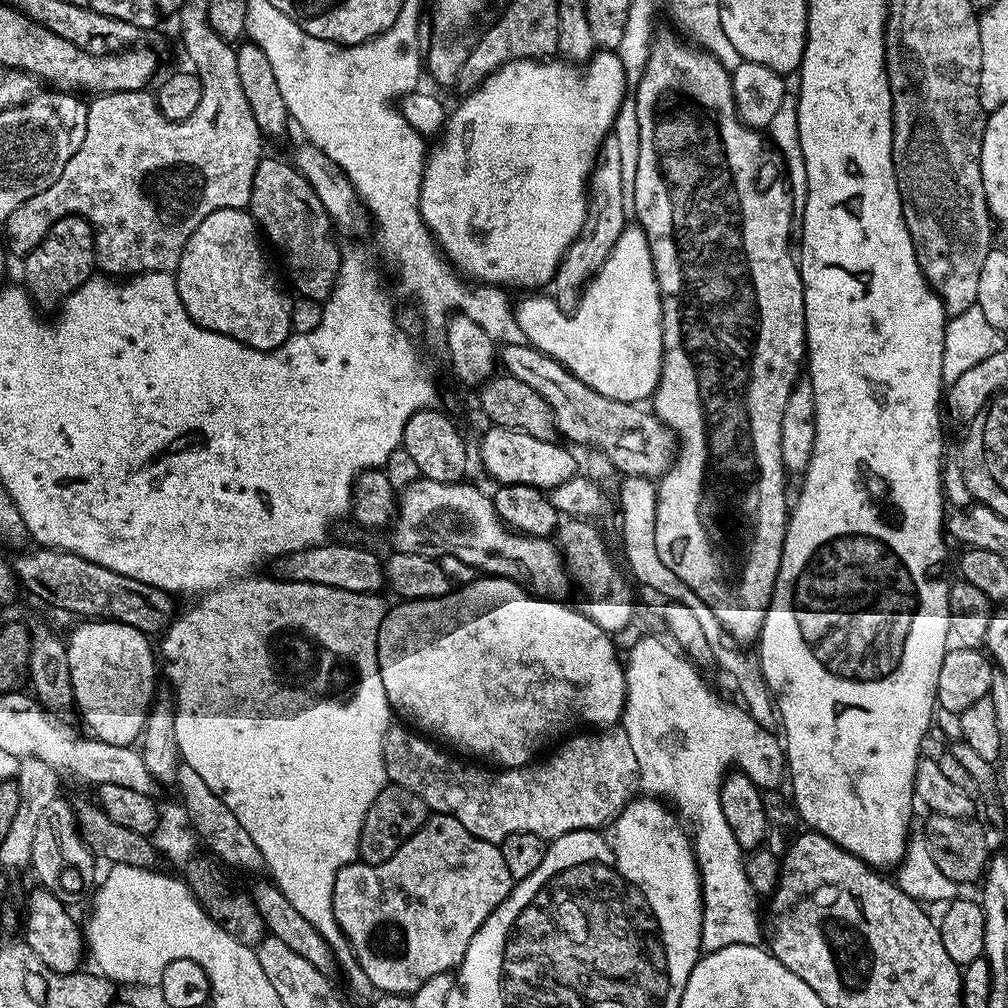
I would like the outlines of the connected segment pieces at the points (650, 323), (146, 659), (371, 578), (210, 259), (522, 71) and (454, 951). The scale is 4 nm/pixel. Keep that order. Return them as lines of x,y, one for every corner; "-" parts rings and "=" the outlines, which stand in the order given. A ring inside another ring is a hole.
628,226
624,233
614,244
613,250
609,257
606,258
605,264
597,270
596,275
587,283
587,287
583,291
583,295
579,300
579,304
571,314
562,311
553,300
551,295
532,296
536,294
528,294
524,301
515,305
515,316
518,326
521,327
525,341
532,347
545,352
548,356
555,356
558,363
569,368
574,375
582,382
586,382
586,386
590,386
598,394
602,394
606,398
614,398
618,402
630,402
631,404
639,404
647,401
652,393
656,391
658,382
660,381
660,357
664,354
662,346
662,306
660,305
660,291
658,290
658,282
656,281
656,271
652,268
652,255
650,254
650,246
646,234
638,226
=
88,618
79,621
79,624
72,632
72,634
66,638
65,648
67,650
67,662
70,665
70,678
71,688
73,694
73,701
76,710
79,710
83,720
87,726
93,731
93,737
97,740
110,743
112,746
128,746
133,747
143,735
145,722
147,720
148,709
151,707
153,700
156,696
156,652
154,646
150,644
149,635
138,630
136,627
126,626
125,623
118,623
116,621
101,621
96,618
=
325,542
279,557
274,564
275,575
281,580
334,586
338,590
350,590
354,594
380,594
385,591
386,581
381,557
376,557
370,549
363,548
360,544
332,543
=
243,208
214,210
214,214
202,218
198,230
190,234
190,242
186,242
182,250
182,258
179,266
174,269
174,275
178,298
182,298
182,306
195,324
201,324
211,332
226,334
260,352
275,352
293,335
291,310
294,300
292,296
288,297
289,289
286,284
284,289
284,284
280,281
279,274
272,269
264,248
266,249
266,244
262,239
261,229
251,212
=
600,50
595,53
590,60
583,65
584,73
580,73
581,70
575,63
565,62
563,64
563,59
560,58
525,58
522,60
510,60
507,64
498,69
497,72
492,72
486,77
484,81
480,84
479,88
473,88
467,93
468,96
456,109
451,109
450,115
445,119
442,131
439,133
436,145
431,145
430,151
427,153
426,159
424,161
424,174
420,178
420,213
422,218
426,222
426,226
432,232
432,236
435,238
436,243
440,245
443,255
446,257
447,263
451,265
457,273
465,272
472,280
480,280
481,285
493,284
497,286
509,286
508,284
517,284
520,288
528,288
524,290
532,290
535,284
546,285
553,279
553,276
557,272
557,268
560,264
560,260
564,257
564,252
567,251
569,246
576,240
576,236
582,230
583,220
586,218
587,212
587,202
588,202
588,181
589,176
592,173
593,165
596,162
597,152
600,149
600,144
603,142
605,136
609,135
612,131
612,125
616,122
616,115
618,110
622,106
624,97
629,95
630,89
628,83
626,82
626,74
622,70
622,62
620,61
619,55
612,50
=
429,815
428,821
410,839
402,842
402,846
398,846
396,853
390,858
386,858
386,862
382,862
382,864
384,872
376,872
376,864
363,862
348,864
338,874
334,884
334,894
332,895
333,908
338,917
338,924
344,925
344,928
347,929
346,933
347,937
350,938
350,945
354,948
354,952
357,954
363,969
366,970
366,975
370,978
372,987
377,993
392,992
395,996
411,994
420,989
422,982
434,978
434,974
459,969
468,949
468,943
472,941
474,934
482,926
482,922
486,922
486,918
490,918
490,914
511,894
514,887
510,870
507,868
505,860
502,859
499,843
483,840
474,834
470,834
470,830
466,830
466,826
462,826
462,822
458,822
458,818
453,816

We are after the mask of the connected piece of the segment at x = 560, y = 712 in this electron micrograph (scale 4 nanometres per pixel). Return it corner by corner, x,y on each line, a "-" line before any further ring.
501,576
477,578
471,584
457,587
442,598
406,600
397,605
397,608
389,607
385,611
384,621
378,630
376,653
378,654
378,670
382,674
382,686
386,686
386,694
392,704
393,713
405,712
406,715
413,716
421,724
419,727
425,733
433,732
433,734
428,734
433,737
441,736
445,740
443,741
445,745
453,744
453,746
448,746
453,749
461,748
462,751
472,755
469,757
485,765
495,766
497,769
523,768
533,763
545,751
543,748
551,740
559,741
565,734
581,726
616,726
621,723
626,698
624,664
621,657
620,660
616,657
616,648
612,645
613,637
602,631
589,616
584,615
579,607
571,608
568,602
533,596
524,585
515,584
514,581

